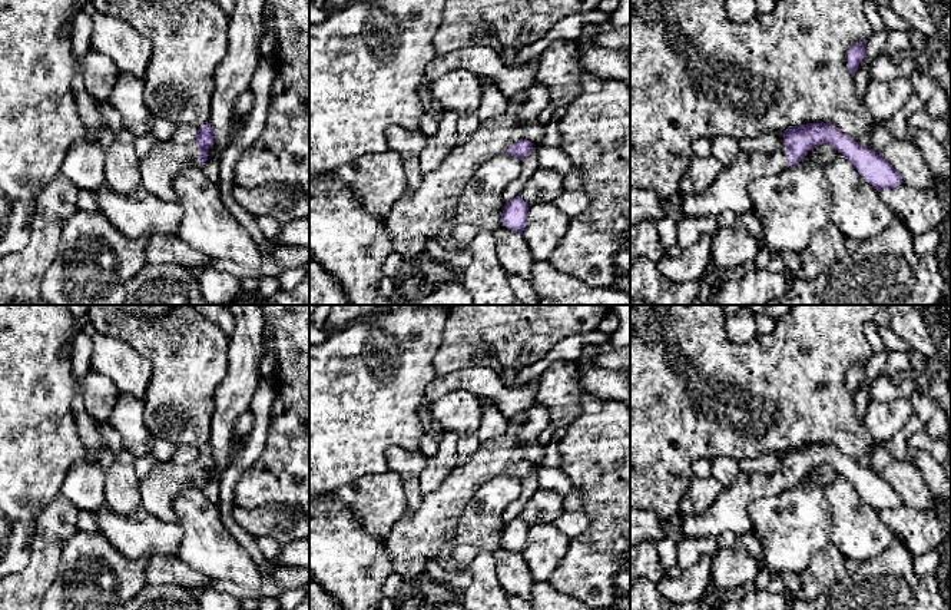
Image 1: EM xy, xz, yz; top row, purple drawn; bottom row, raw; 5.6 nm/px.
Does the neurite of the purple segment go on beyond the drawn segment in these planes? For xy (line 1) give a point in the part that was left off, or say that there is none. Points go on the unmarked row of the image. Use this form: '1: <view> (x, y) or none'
1: xy (158, 490)

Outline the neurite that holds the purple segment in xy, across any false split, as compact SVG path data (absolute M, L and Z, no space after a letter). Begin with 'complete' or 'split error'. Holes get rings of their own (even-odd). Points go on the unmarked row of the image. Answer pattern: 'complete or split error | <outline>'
split error | M211 444L198 450L198 458L193 464L158 461L150 473L139 480L140 507L159 520L176 521L173 513L176 494L185 488L202 488L208 481L208 470L212 464Z

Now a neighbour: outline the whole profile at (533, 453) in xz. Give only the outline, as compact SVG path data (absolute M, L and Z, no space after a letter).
M539 441L524 445L524 460L531 464L541 465L544 458L546 447Z

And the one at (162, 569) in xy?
M153 556L146 568L146 584L179 584L195 593L208 590L213 578L195 571L178 556Z

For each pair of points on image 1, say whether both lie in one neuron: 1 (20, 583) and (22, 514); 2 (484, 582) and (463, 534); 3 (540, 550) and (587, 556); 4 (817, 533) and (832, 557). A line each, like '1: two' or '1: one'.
1: two
2: one
3: two
4: two

